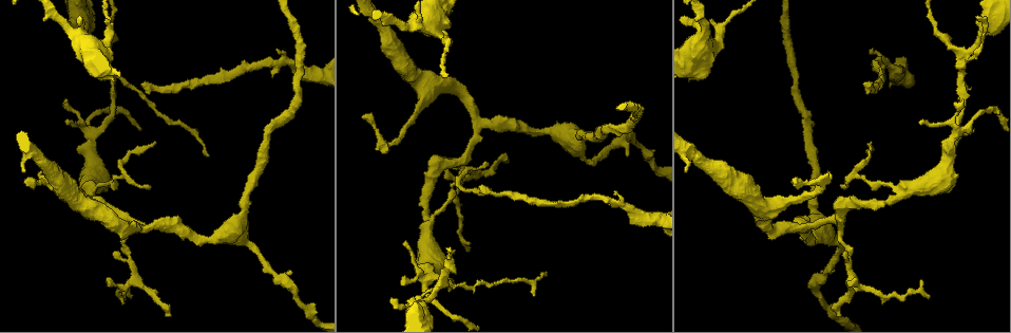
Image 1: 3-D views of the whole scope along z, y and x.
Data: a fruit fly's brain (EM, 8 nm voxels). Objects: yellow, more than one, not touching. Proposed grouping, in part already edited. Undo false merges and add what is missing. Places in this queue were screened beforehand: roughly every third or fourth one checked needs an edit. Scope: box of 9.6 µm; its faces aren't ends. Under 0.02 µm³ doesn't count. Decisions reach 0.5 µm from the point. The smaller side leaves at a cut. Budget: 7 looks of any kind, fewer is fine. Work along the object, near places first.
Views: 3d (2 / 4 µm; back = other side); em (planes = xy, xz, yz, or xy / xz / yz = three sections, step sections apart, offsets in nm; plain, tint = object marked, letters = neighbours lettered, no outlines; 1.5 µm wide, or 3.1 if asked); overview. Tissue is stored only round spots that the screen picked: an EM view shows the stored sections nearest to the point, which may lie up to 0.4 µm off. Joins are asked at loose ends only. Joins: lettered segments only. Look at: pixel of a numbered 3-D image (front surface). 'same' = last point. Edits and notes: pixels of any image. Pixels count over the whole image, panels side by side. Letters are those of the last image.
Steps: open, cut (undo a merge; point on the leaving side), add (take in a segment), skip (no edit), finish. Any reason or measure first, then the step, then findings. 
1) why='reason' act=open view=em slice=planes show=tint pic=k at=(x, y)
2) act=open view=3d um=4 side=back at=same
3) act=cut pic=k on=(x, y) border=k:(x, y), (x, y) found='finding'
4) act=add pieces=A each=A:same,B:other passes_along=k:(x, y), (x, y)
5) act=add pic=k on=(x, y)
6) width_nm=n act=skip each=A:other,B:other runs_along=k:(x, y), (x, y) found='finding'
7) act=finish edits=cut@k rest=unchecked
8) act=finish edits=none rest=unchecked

why='thin end' act=open view=3d um=4 pic=1 at=(209, 154)

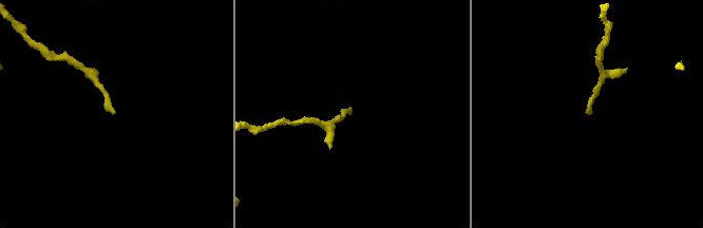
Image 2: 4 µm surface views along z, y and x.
why='shape alone is not enough' act=open view=em slice=planes show=tint pic=2 at=(588, 114)

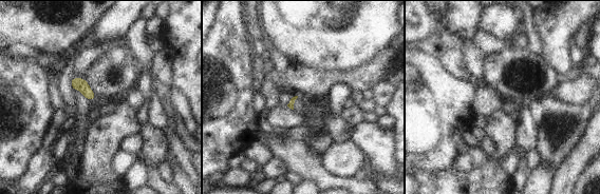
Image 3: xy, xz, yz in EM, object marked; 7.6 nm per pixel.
why='what lies round it' act=open view=em slice=planes show=letters at=same

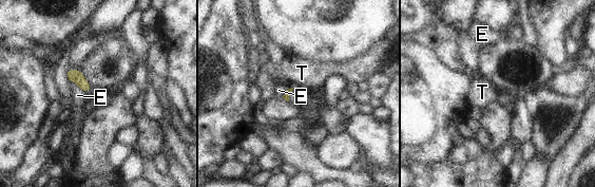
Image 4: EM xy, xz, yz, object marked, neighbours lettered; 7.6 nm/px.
act=skip each=E:other,T:other border=4:(70, 81), (73, 80), (84, 93) found='none of them fits'

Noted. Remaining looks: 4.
why='abrupt turn' act=open view=3d um=4 pic=1 at=(114, 180)

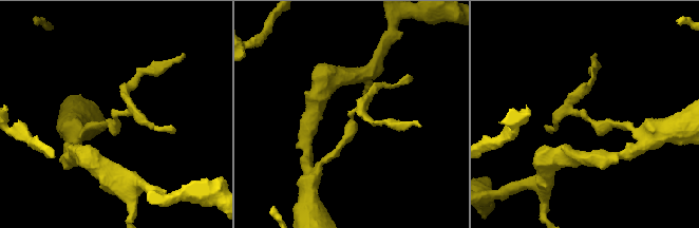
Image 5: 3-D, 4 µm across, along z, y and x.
act=open view=em slice=xy step=8 show=tint pic=5 at=(583, 117)

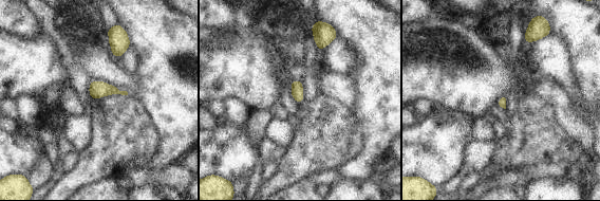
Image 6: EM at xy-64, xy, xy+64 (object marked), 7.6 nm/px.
act=open view=em slice=planes show=letters at=same

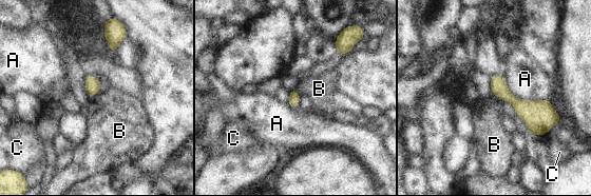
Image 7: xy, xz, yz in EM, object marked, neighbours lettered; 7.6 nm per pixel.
act=skip each=A:other,B:other,C:other border=7:(492, 93), (502, 100) found='one neuron here'

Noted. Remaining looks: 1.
act=finish edits=none rest=unchecked

